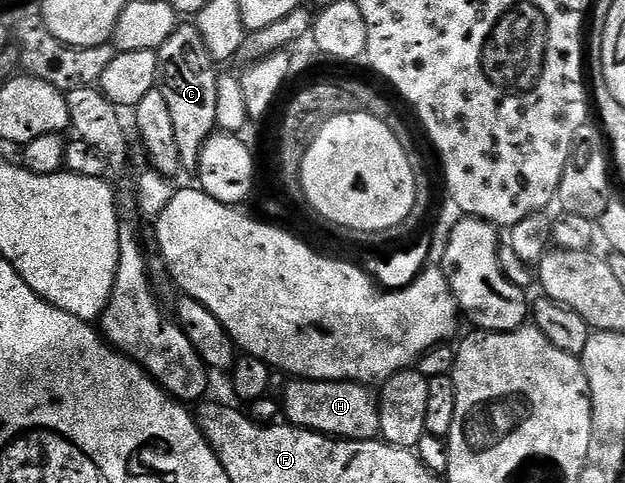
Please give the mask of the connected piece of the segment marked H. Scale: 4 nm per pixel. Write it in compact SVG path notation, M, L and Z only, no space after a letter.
M291 380L281 393L281 410L286 421L302 430L315 430L328 438L365 442L379 434L379 403L366 385L358 382L313 382Z

